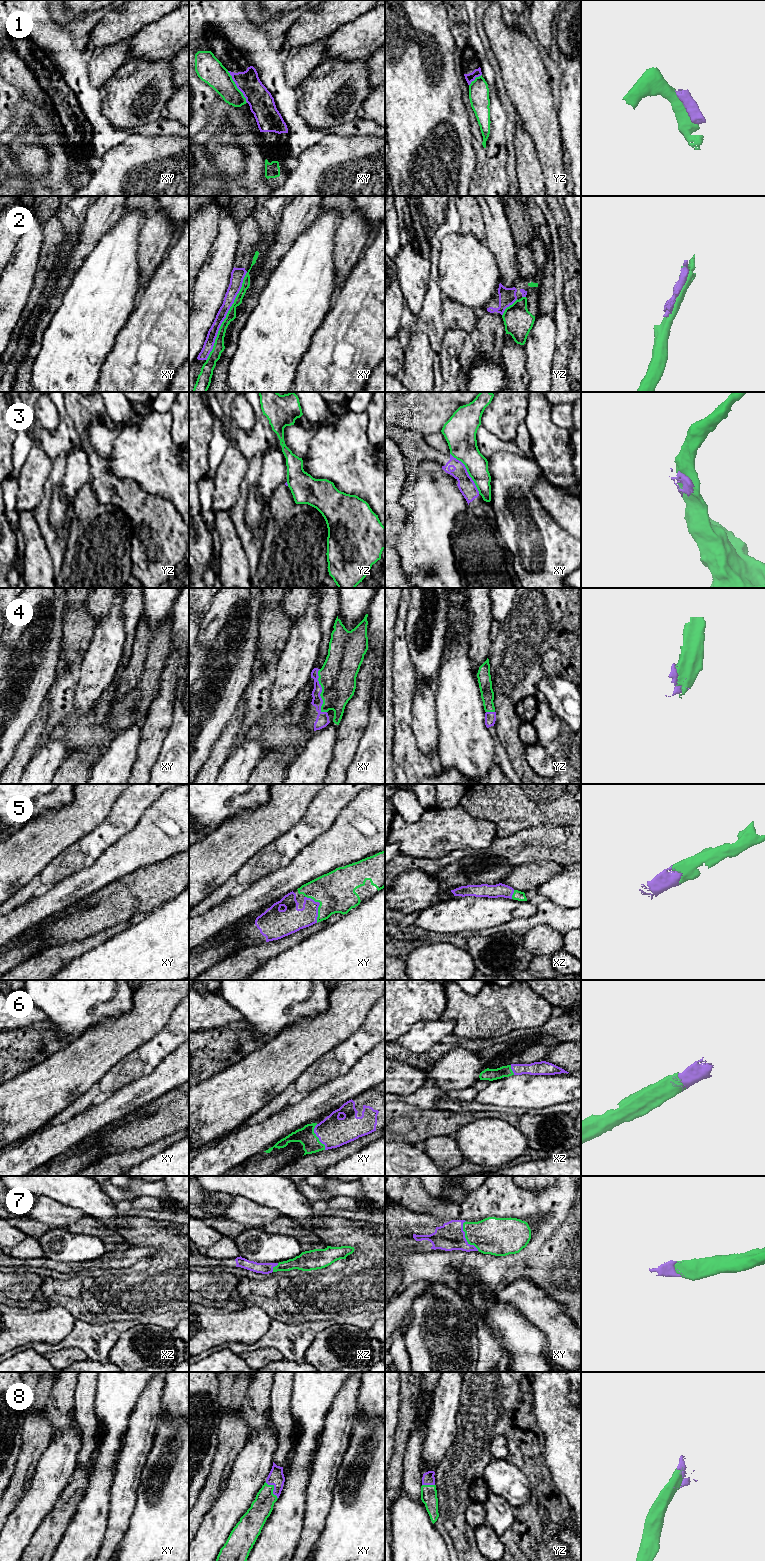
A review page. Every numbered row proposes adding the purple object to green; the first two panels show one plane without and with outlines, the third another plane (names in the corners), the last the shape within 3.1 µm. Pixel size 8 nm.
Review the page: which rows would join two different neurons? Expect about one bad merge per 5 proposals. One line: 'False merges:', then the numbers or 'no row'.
False merges: 1, 2, 3

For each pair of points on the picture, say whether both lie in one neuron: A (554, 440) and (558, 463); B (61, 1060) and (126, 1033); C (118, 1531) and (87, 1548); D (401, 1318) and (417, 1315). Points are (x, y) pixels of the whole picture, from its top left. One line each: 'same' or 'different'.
A: same
B: same
C: different
D: different

